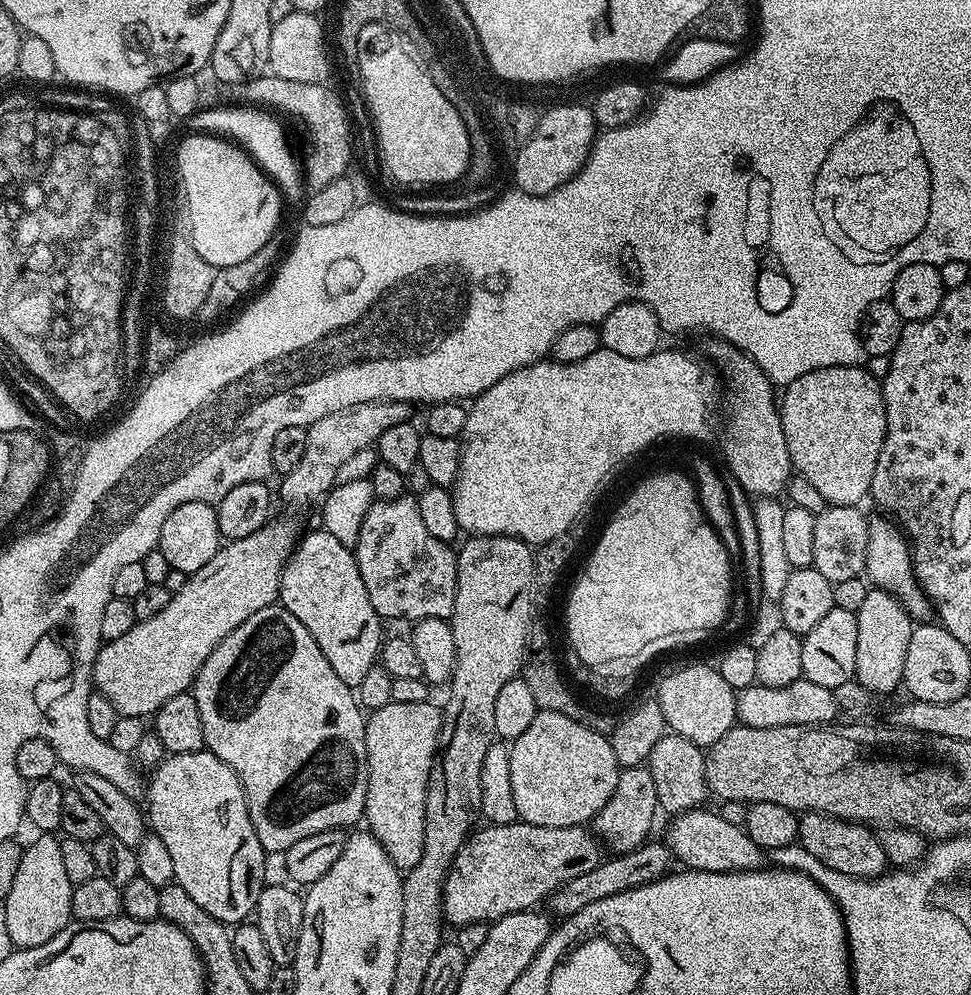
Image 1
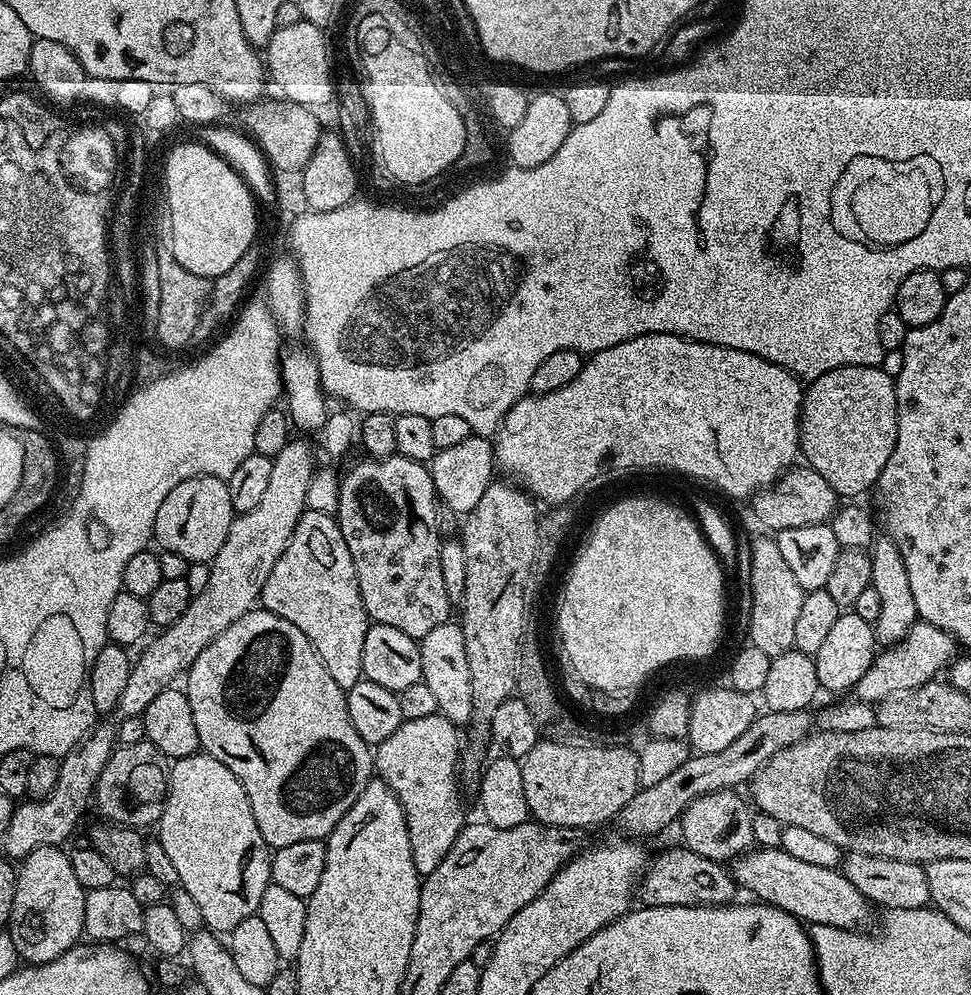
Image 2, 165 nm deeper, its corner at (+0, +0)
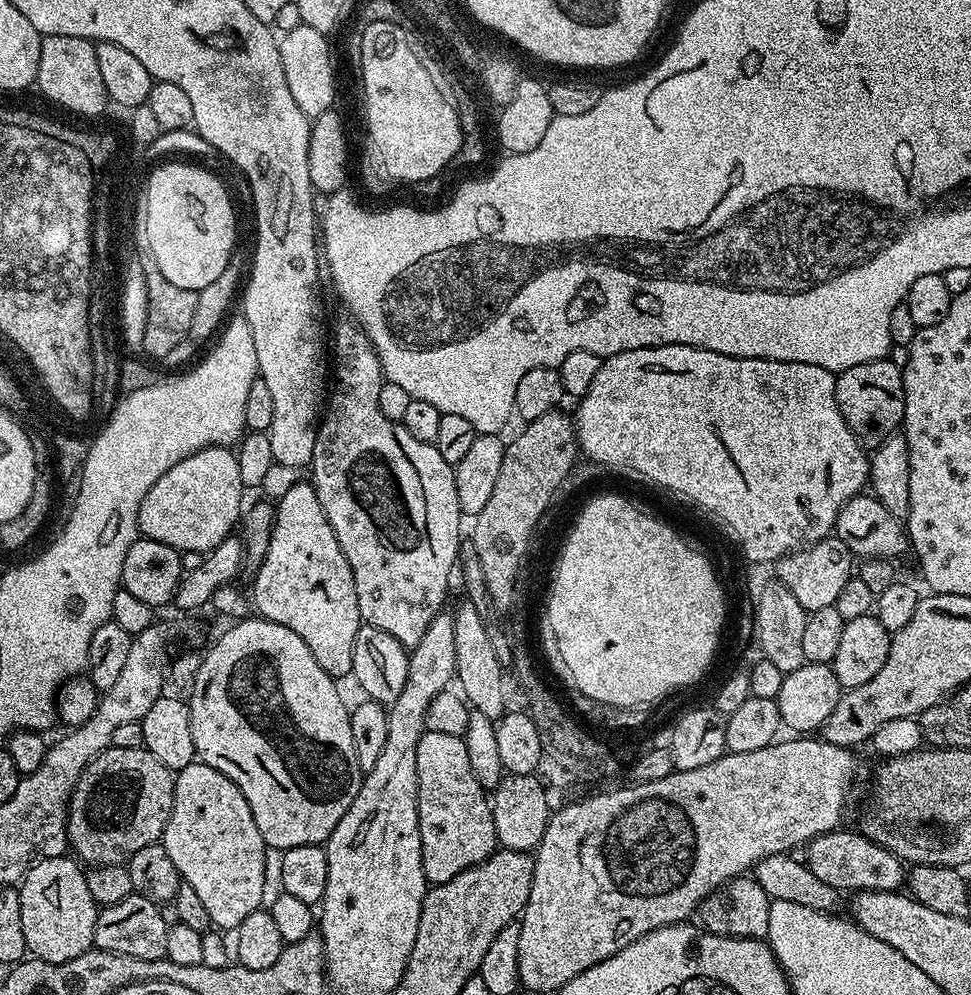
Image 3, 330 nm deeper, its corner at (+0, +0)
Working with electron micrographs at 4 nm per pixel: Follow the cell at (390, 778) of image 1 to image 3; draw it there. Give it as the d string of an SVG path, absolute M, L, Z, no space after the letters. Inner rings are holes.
M424 731L416 751L416 769L418 770L418 826L422 838L422 866L429 885L435 886L450 882L462 870L481 864L487 856L497 851L496 831L492 806L486 789L474 778L470 770L470 758L466 755L463 736L438 734Z

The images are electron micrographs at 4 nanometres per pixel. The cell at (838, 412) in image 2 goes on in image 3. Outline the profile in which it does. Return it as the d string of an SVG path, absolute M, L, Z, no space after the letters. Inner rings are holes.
M892 358L862 362L862 366L850 366L850 370L836 376L836 401L838 410L842 410L842 418L850 426L850 430L859 436L861 441L879 442L887 436L893 435L904 422L904 373L899 363L895 364Z

